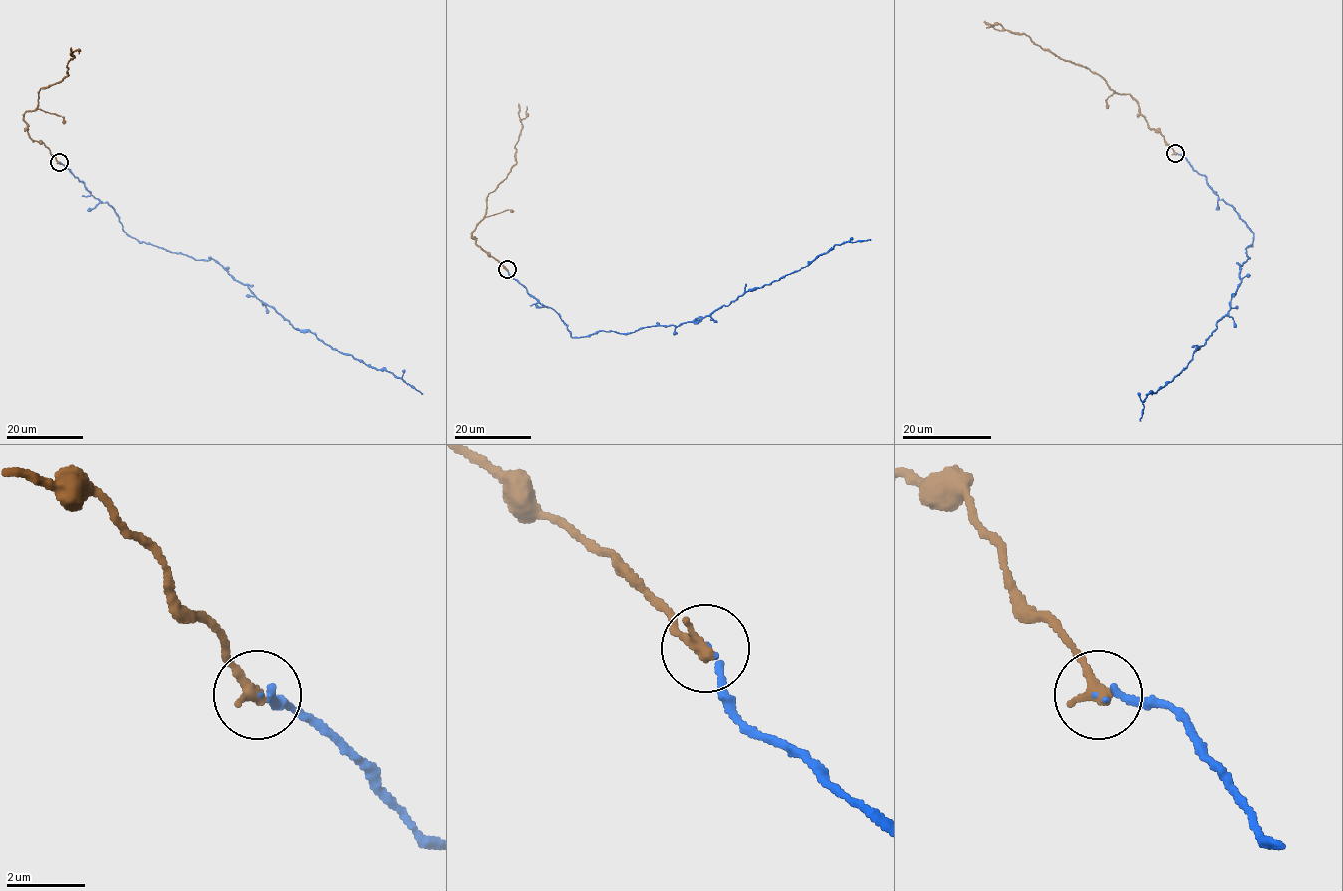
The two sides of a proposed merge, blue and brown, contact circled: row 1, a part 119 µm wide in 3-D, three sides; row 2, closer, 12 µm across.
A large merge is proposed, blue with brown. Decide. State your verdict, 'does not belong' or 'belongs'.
belongs

